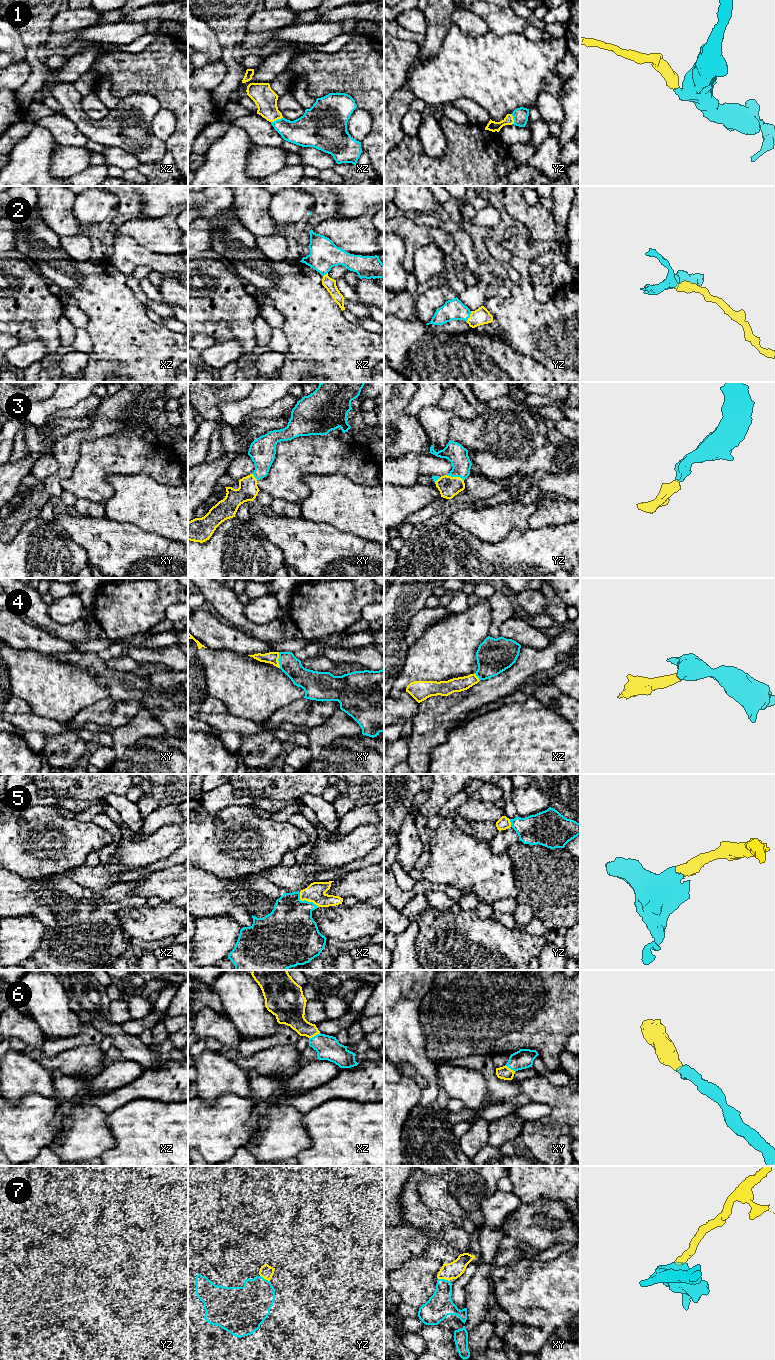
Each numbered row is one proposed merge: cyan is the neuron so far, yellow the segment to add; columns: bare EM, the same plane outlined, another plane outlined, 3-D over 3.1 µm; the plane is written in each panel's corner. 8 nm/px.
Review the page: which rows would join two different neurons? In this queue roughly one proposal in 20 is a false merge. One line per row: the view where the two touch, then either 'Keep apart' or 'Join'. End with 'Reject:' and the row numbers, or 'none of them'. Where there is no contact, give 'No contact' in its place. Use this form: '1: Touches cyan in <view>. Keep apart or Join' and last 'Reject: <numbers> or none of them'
1: Touches cyan in xz. Join
2: Touches cyan in yz. Join
3: Touches cyan in yz. Join
4: Touches cyan in xy. Join
5: Touches cyan in xz. Join
6: Touches cyan in xz. Join
7: Touches cyan in xy. Join
Reject: none of them

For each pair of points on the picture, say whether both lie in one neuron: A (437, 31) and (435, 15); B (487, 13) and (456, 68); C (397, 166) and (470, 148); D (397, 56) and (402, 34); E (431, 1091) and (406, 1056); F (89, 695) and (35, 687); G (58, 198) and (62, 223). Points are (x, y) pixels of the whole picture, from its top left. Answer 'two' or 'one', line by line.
A: one
B: two
C: one
D: two
E: one
F: one
G: one

